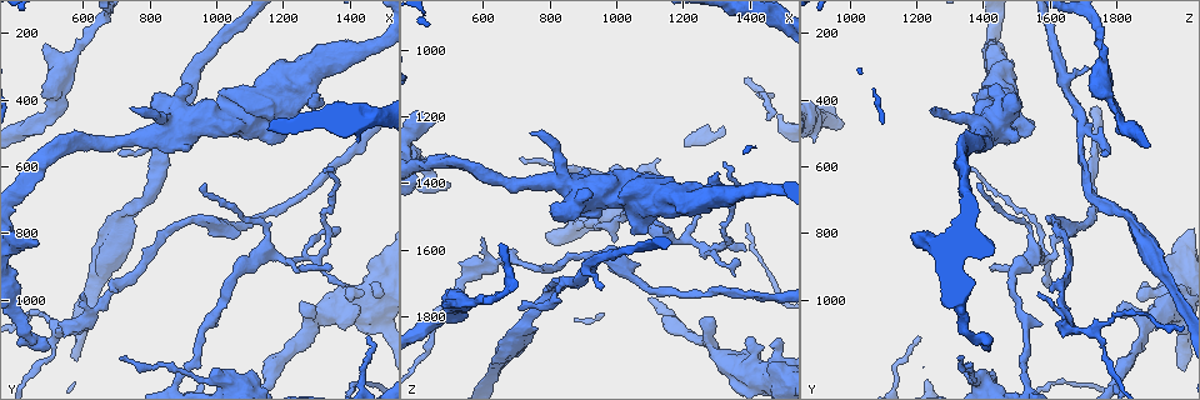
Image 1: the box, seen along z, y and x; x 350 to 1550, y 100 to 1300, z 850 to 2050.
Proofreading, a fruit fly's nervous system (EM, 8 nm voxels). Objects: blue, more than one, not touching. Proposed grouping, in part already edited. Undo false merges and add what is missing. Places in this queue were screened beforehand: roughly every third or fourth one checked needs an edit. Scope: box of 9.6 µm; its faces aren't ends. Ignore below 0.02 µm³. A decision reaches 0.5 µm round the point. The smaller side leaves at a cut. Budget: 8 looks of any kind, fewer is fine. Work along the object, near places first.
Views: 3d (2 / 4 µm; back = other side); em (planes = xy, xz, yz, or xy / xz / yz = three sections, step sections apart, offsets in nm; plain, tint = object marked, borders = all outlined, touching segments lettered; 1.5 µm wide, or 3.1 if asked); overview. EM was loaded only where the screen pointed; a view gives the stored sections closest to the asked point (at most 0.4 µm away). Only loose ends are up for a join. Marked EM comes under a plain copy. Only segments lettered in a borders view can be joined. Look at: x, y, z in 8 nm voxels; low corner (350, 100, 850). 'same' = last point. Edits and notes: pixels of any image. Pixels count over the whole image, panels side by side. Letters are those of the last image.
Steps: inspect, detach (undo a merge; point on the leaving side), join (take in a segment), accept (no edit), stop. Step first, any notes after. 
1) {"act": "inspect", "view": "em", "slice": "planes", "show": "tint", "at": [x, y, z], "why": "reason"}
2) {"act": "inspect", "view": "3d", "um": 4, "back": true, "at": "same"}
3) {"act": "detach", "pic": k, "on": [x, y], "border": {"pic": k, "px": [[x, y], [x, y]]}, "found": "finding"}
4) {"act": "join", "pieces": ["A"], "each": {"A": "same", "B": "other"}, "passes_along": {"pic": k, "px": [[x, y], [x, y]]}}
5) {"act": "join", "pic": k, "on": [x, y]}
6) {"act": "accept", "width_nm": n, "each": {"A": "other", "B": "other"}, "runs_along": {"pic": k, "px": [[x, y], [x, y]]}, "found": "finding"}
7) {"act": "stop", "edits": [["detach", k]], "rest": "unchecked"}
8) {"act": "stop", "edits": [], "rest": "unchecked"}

{"act": "inspect", "view": "3d", "um": 2, "at": [480, 230, 1750], "why": "free end"}

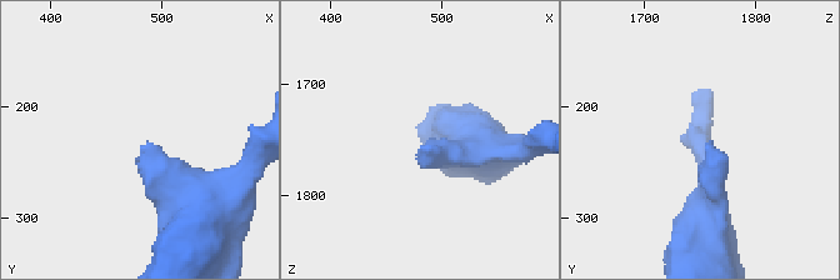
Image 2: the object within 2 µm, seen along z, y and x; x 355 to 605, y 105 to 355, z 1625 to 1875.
{"act": "inspect", "view": "em", "slice": "planes", "show": "borders", "at": [484, 236, 1754]}

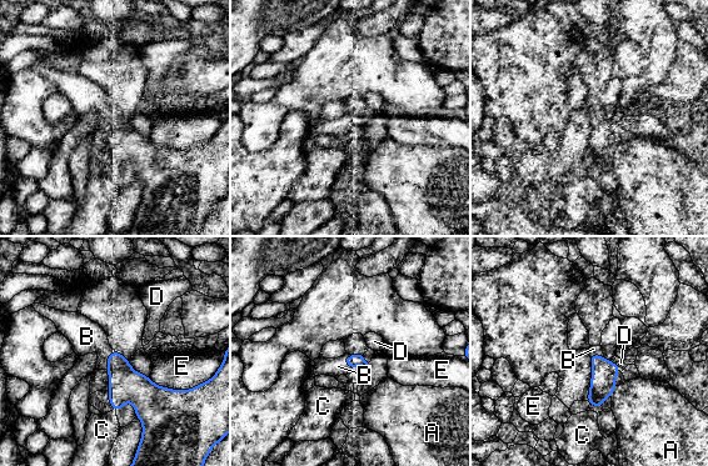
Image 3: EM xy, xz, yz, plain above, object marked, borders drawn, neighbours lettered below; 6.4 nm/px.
{"act": "join", "pieces": ["B"], "each": {"A": "other", "B": "same", "C": "other", "D": "other", "E": "other"}, "found": "the neuron continues"}

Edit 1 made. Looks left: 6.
{"act": "inspect", "view": "em", "slice": "planes", "show": "tint", "at": [850, 490, 1700], "why": "abrupt turn"}

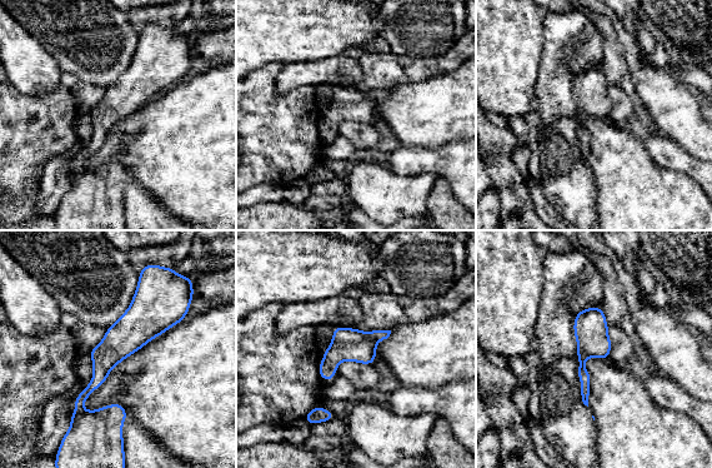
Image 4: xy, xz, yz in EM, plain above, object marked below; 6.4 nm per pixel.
{"act": "inspect", "view": "em", "slice": "planes", "show": "borders", "at": "same"}

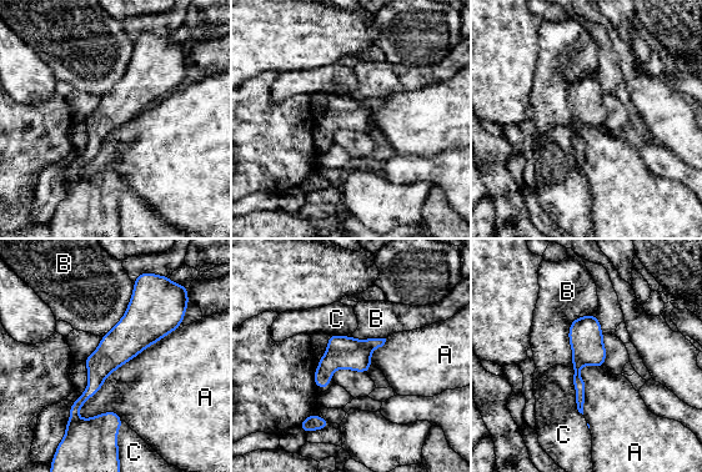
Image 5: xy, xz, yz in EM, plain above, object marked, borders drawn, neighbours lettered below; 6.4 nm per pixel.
{"act": "accept", "longest_contact_nm": ["A", 900], "each": {"A": "other", "B": "other", "C": "other"}, "border": {"pic": 5, "px": [[179, 327], [118, 367], [76, 417]]}, "found": "all the same neuron"}

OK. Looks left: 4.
{"act": "inspect", "view": "em", "slice": "planes", "show": "borders", "at": [1330, 610, 1340], "why": "thin end"}

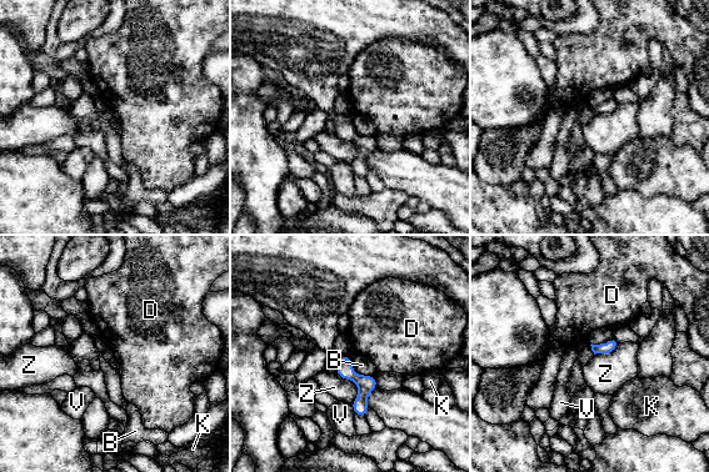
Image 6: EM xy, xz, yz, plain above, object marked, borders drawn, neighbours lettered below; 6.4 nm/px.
{"act": "accept", "width_nm": 80, "each": {"B": "other", "D": "other", "K": "other", "V": "other", "Z": "other"}, "border": {"pic": 6, "px": [[350, 357], [355, 372], [374, 375]]}, "found": "no lettered segment goes on from it"}

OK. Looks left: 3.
{"act": "stop", "edits": [["join", 3]], "rest": "unchecked"}

